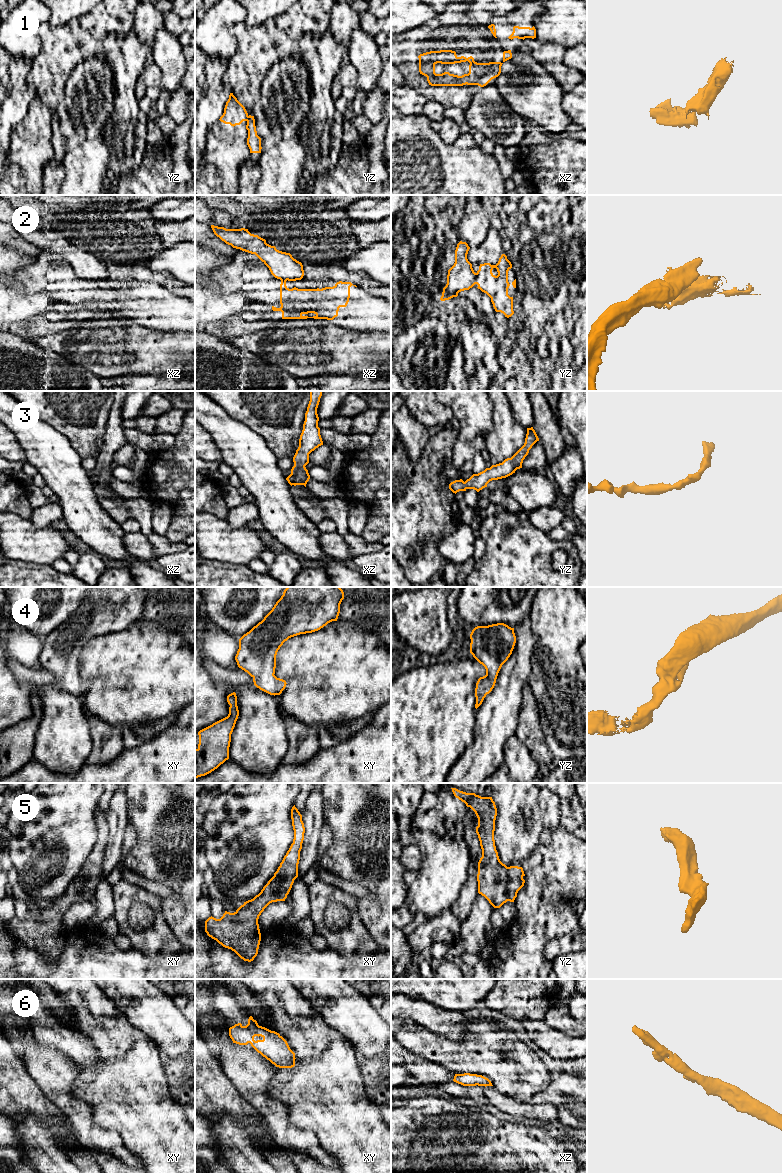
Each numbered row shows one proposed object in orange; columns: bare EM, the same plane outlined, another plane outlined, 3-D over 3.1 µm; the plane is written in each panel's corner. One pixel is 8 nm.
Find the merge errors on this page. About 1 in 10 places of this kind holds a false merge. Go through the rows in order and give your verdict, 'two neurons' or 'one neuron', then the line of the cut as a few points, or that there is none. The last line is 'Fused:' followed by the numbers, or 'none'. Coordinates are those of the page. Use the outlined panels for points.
1: two neurons; cut in yz along (248, 116), (247, 122)
2: two neurons; cut in yz along (476, 273), (474, 283)
3: one neuron; no cut
4: one neuron; no cut
5: one neuron; no cut
6: one neuron; no cut
Fused: 1, 2

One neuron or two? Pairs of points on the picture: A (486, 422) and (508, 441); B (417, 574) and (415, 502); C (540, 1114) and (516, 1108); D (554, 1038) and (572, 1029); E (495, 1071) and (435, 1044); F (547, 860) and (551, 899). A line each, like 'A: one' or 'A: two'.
A: two
B: one
C: one
D: two
E: one
F: one

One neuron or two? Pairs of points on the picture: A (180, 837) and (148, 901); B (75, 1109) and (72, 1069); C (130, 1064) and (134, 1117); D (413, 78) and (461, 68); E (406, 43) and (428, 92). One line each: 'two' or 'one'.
A: two
B: one
C: one
D: one
E: one

